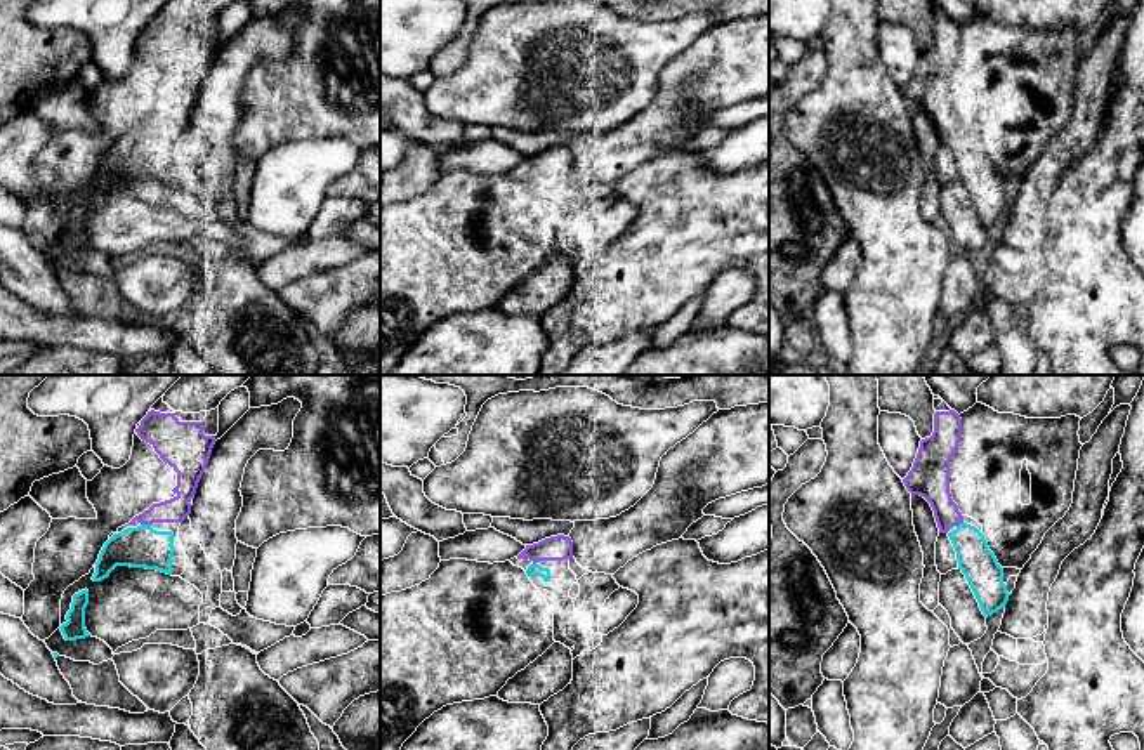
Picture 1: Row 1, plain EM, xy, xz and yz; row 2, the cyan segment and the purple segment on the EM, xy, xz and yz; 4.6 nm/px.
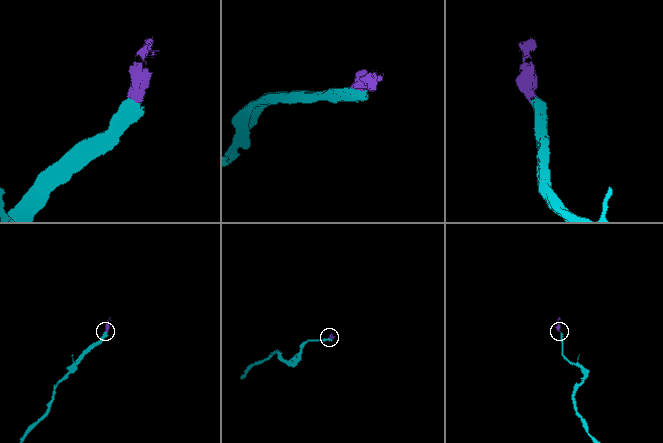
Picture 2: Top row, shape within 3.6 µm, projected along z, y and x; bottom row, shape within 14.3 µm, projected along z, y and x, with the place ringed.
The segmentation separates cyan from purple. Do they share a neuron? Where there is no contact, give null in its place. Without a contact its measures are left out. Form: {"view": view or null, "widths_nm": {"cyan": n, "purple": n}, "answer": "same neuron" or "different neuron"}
{"view": "xy", "widths_nm": {"cyan": 190, "purple": 120}, "answer": "same neuron"}

